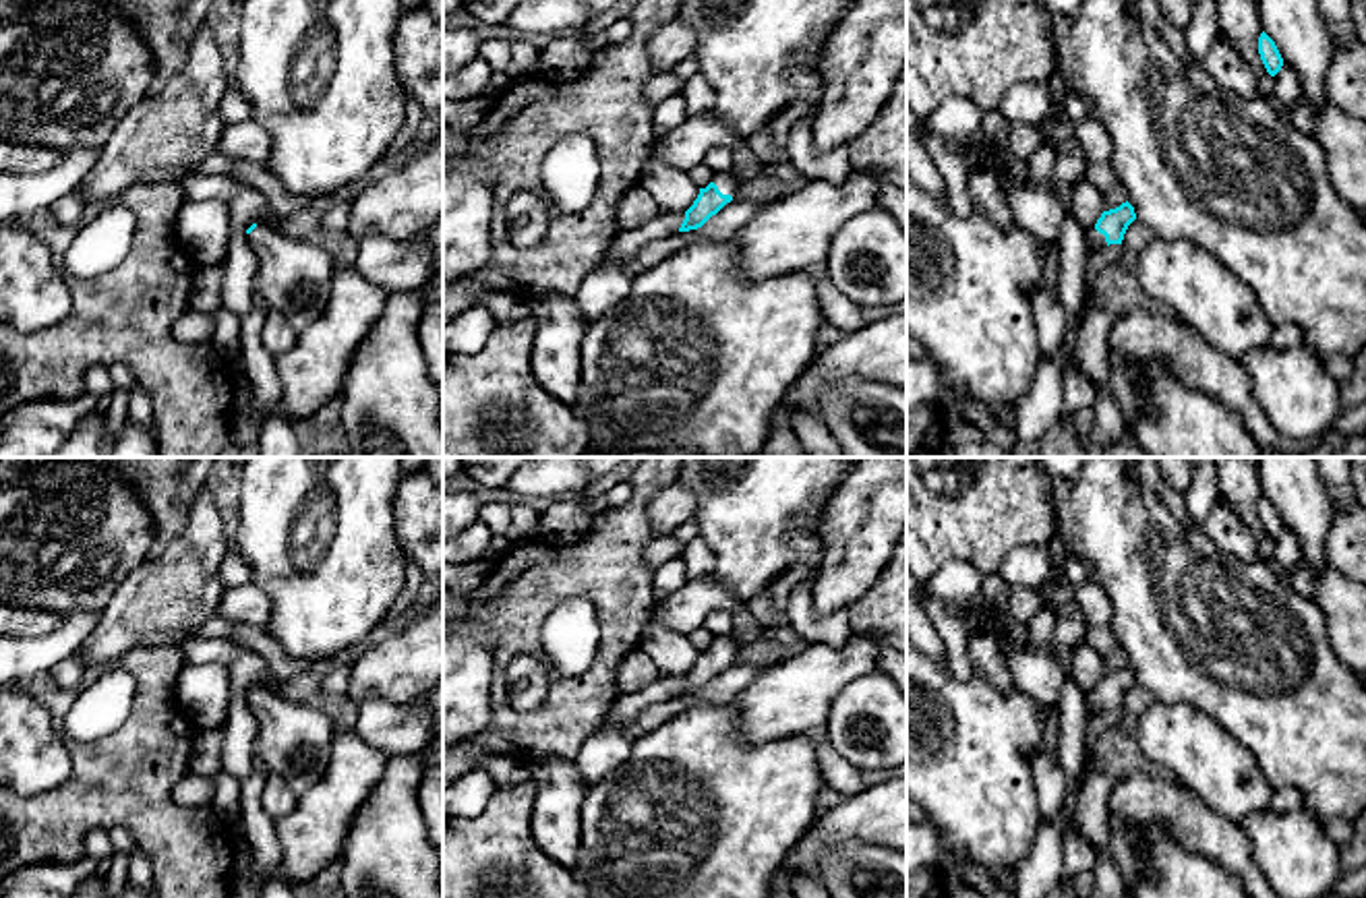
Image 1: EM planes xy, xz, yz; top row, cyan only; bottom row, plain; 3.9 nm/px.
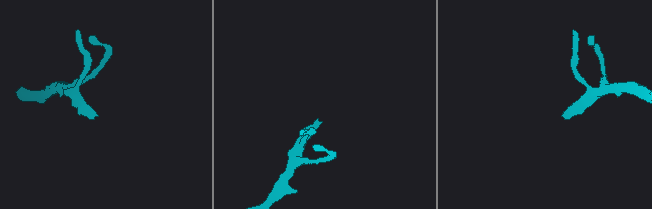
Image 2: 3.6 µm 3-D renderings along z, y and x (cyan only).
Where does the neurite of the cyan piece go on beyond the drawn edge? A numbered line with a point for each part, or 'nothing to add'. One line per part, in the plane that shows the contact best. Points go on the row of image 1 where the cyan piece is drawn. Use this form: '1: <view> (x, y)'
1: xz (729, 183)

